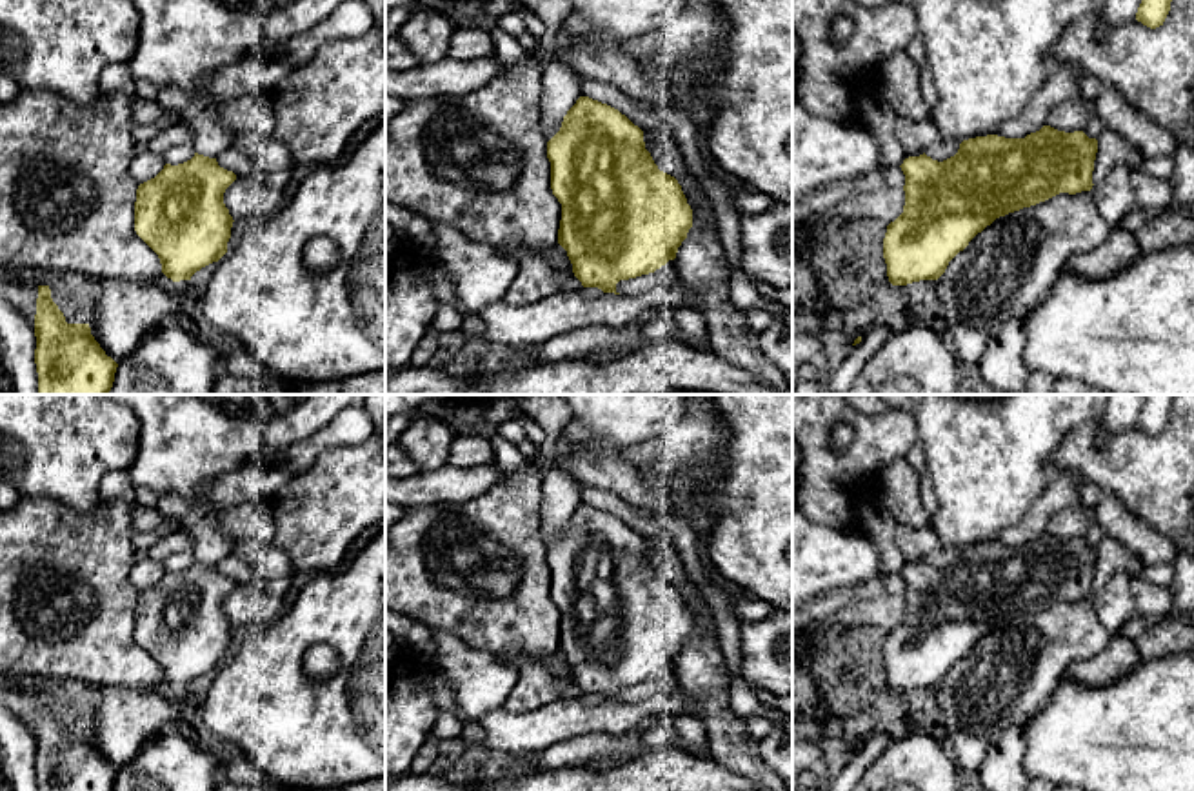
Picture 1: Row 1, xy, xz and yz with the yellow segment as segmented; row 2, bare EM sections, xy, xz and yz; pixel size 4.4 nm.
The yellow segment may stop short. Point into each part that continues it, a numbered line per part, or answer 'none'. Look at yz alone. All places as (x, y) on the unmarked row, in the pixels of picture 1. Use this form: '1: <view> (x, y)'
1: yz (916, 544)

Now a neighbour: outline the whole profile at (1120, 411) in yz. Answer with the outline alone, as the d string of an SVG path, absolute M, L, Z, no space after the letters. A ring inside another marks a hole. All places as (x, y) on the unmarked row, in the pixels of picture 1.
M1107 395L1103 413L1094 424L1107 433L1123 433L1136 426L1143 404L1145 395Z

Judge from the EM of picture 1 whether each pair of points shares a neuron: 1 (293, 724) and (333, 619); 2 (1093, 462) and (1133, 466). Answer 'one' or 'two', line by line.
1: one
2: one

